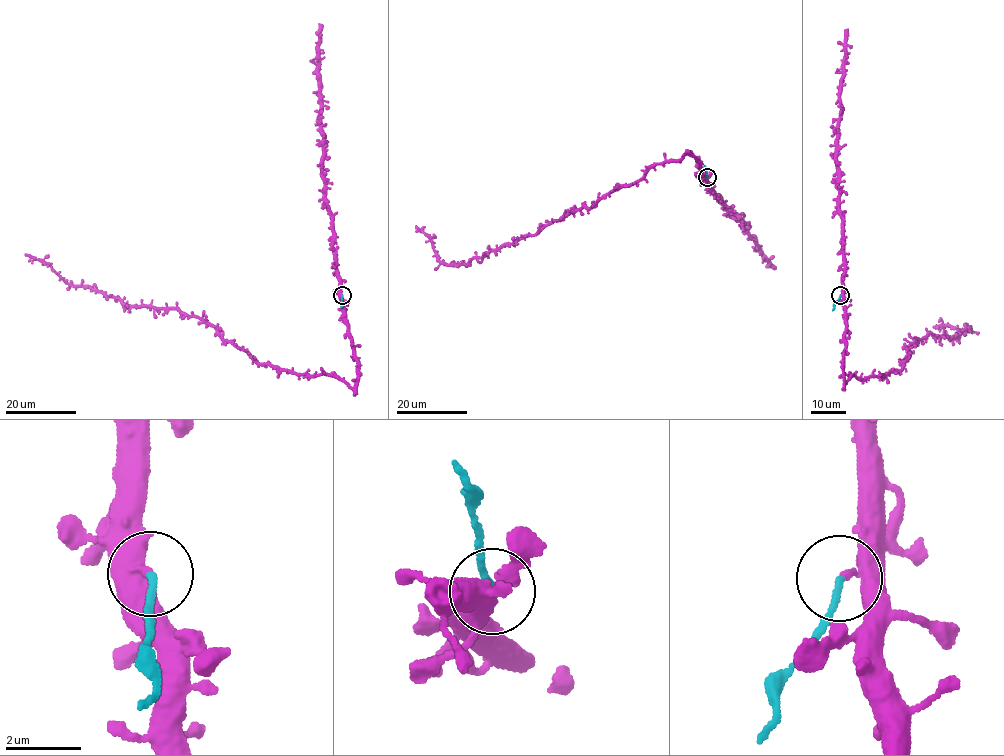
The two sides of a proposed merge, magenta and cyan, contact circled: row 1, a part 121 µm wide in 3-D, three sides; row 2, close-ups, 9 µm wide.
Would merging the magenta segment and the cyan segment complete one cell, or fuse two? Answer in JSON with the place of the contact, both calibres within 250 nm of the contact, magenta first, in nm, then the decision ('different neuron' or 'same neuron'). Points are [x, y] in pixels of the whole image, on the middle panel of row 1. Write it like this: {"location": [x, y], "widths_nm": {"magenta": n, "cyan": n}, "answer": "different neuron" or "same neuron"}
{"location": [707, 177], "widths_nm": {"magenta": 200, "cyan": 190}, "answer": "different neuron"}

